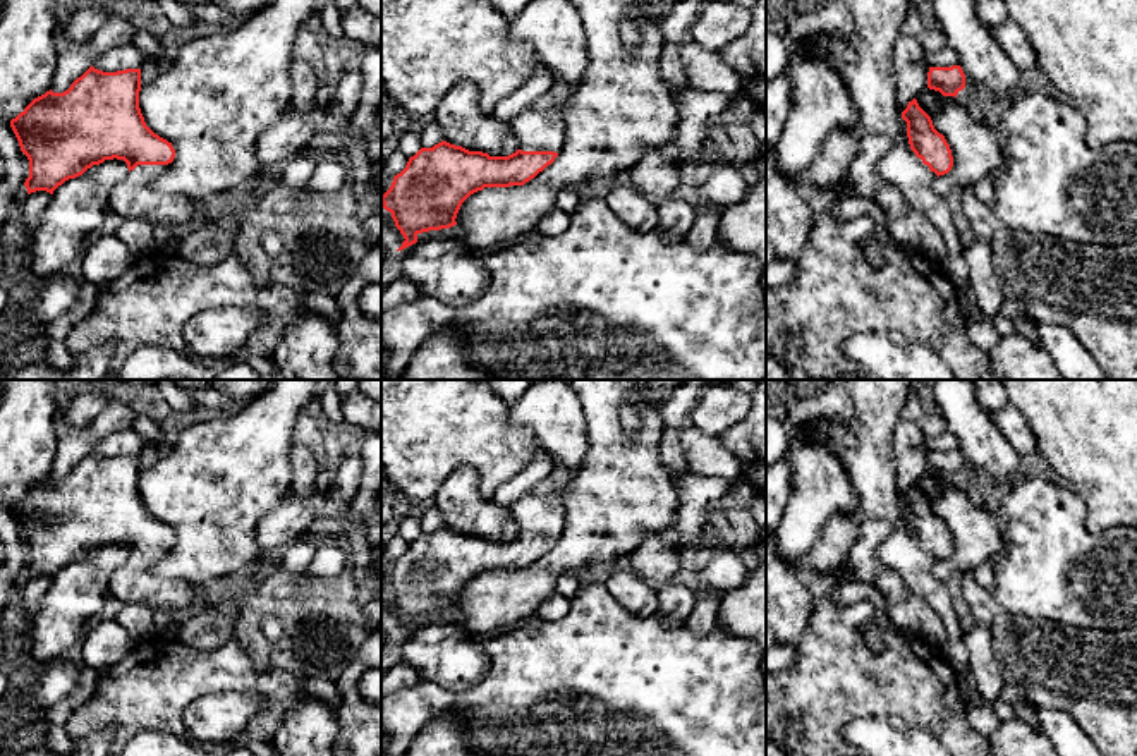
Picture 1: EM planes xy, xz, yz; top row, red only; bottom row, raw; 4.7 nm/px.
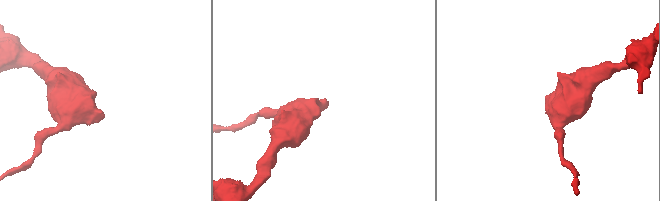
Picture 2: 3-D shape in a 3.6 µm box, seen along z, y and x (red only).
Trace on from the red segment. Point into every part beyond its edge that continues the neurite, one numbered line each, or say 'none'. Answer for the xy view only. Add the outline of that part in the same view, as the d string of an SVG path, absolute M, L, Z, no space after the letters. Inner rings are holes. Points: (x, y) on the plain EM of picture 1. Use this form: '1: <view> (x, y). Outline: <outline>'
1: xy (136, 581). Outline: M137 550L110 579L110 593L122 603L139 603L151 610L187 608L198 603L192 584L180 579L167 579L153 569L168 550Z

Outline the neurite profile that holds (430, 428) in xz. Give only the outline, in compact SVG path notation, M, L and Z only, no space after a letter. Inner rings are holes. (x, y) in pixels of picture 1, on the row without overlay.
M381 380L381 471L409 502L435 498L457 467L472 467L479 493L491 498L539 450L529 428L512 426L510 404L476 380Z

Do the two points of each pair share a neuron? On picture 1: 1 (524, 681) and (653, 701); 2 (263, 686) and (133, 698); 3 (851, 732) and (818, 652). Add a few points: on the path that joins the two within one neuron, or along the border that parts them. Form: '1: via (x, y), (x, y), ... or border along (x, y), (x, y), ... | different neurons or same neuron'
1: via (557, 682), (588, 688), (610, 701), (620, 701) | same neuron
2: via (231, 677), (165, 677) | same neuron
3: border along (887, 717), (856, 717), (840, 736) | different neurons

